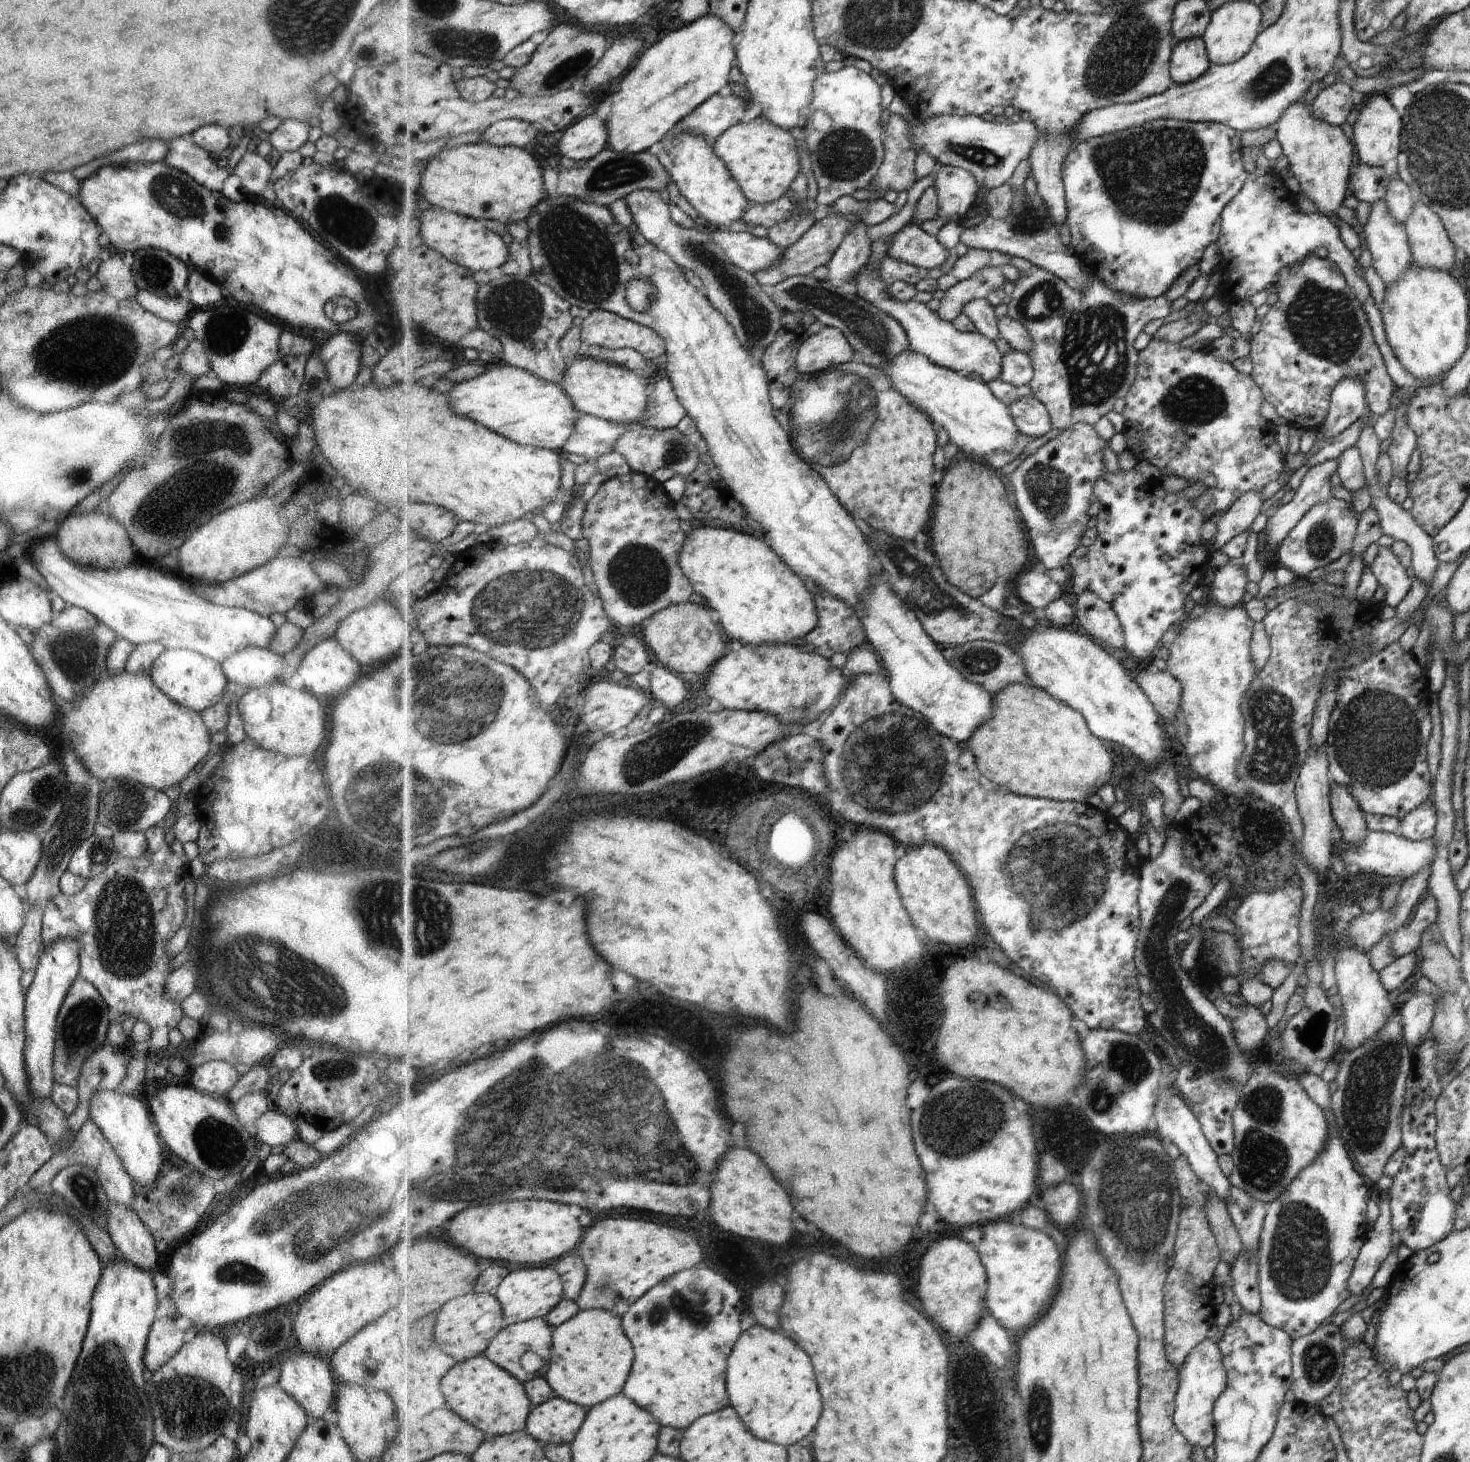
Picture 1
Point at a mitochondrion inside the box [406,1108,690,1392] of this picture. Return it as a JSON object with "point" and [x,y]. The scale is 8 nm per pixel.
{"point":[605,1285]}

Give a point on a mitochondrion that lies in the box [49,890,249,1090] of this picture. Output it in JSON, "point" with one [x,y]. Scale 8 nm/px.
{"point":[79,1027]}

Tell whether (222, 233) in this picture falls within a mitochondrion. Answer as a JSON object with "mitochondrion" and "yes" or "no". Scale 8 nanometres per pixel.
{"mitochondrion":"yes"}

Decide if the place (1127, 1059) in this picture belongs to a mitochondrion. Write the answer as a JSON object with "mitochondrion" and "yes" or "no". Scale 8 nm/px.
{"mitochondrion":"yes"}

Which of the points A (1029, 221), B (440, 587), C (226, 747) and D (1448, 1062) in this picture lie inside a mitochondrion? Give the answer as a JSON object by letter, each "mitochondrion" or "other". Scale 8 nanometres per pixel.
{"A":"mitochondrion","B":"other","C":"other","D":"mitochondrion"}

